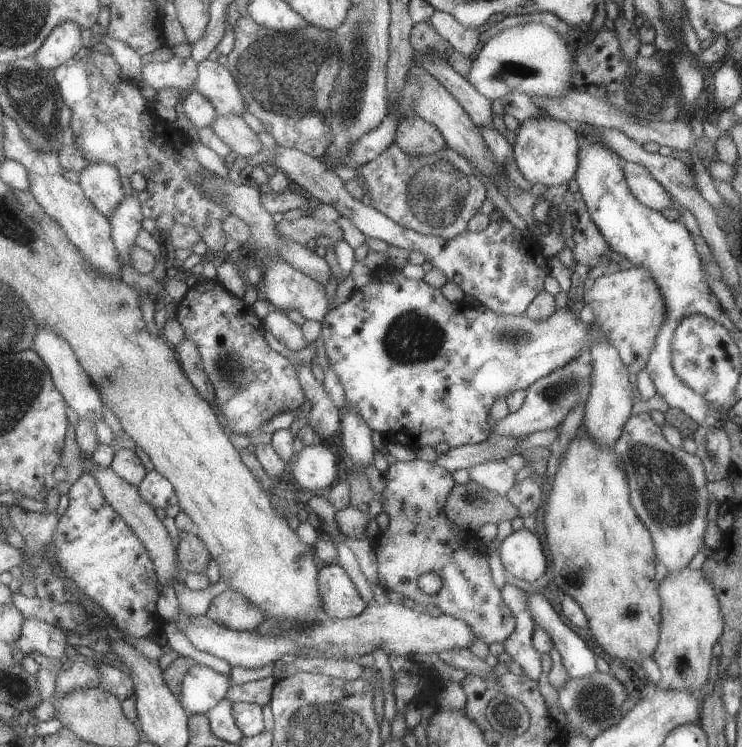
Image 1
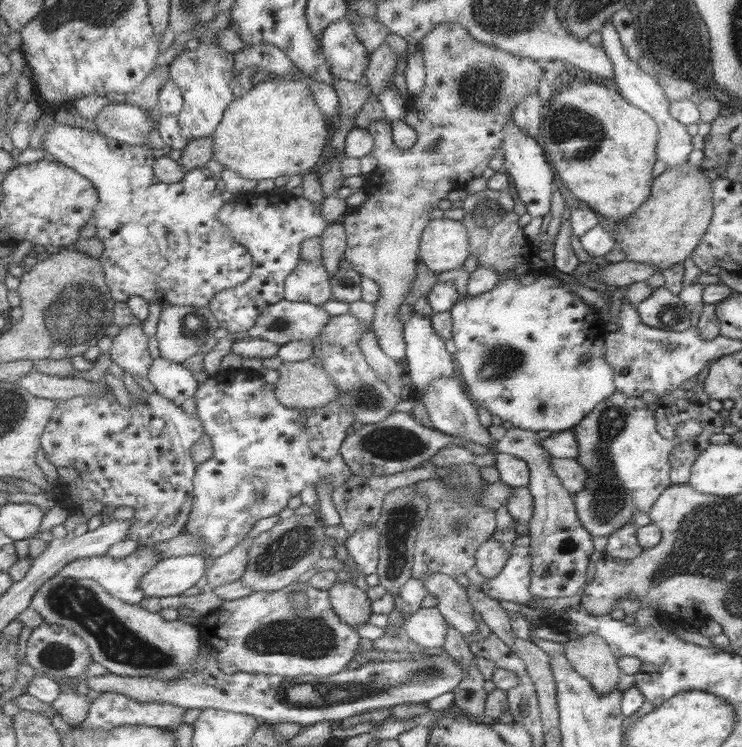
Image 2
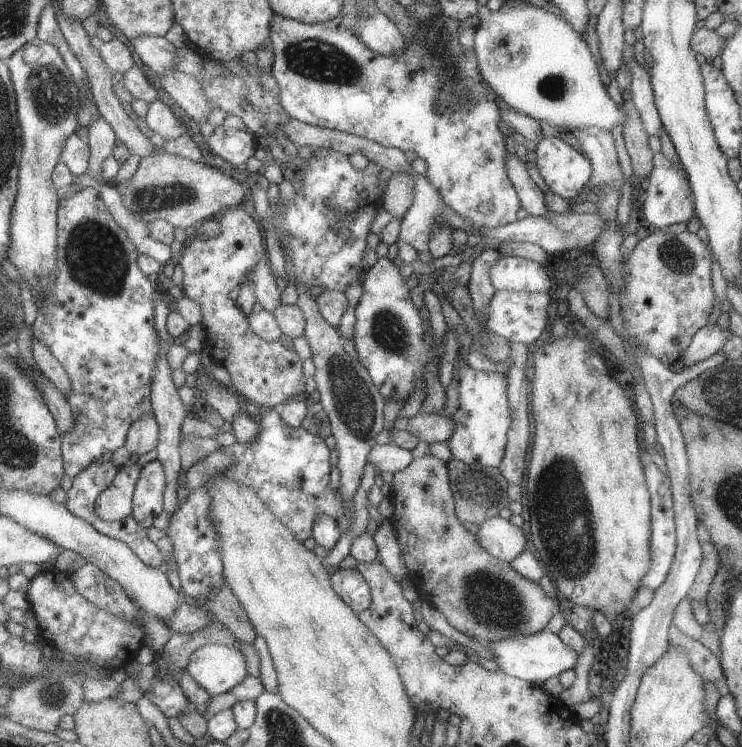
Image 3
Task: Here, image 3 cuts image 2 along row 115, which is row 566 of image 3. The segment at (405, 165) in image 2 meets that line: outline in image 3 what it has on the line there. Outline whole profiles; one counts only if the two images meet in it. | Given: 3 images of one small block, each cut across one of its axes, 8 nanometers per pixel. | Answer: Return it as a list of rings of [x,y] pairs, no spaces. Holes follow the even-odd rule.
[[[435,455],[415,458],[403,471],[394,474],[391,484],[391,499],[397,506],[395,518],[403,526],[399,530],[399,540],[410,574],[417,574],[421,582],[421,592],[427,594],[429,602],[451,627],[472,640],[482,644],[508,640],[512,637],[533,635],[542,632],[553,616],[557,602],[549,597],[538,582],[520,576],[509,563],[492,558],[477,543],[476,536],[470,534],[460,524],[456,516],[455,500],[452,496],[451,480],[448,478],[448,464]]]

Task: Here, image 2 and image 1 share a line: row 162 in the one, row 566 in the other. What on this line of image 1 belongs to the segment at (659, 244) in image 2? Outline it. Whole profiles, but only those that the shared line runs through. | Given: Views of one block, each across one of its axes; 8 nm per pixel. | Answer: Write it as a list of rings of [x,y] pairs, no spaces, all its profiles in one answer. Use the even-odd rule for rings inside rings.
[[[689,565],[684,566],[678,572],[665,574],[661,582],[657,584],[660,598],[660,629],[658,643],[651,658],[652,662],[657,665],[660,676],[656,686],[662,689],[677,689],[678,691],[691,691],[692,694],[698,694],[705,682],[711,681],[709,674],[714,666],[711,649],[713,644],[717,643],[723,630],[724,622],[718,598],[703,571],[692,569]]]

